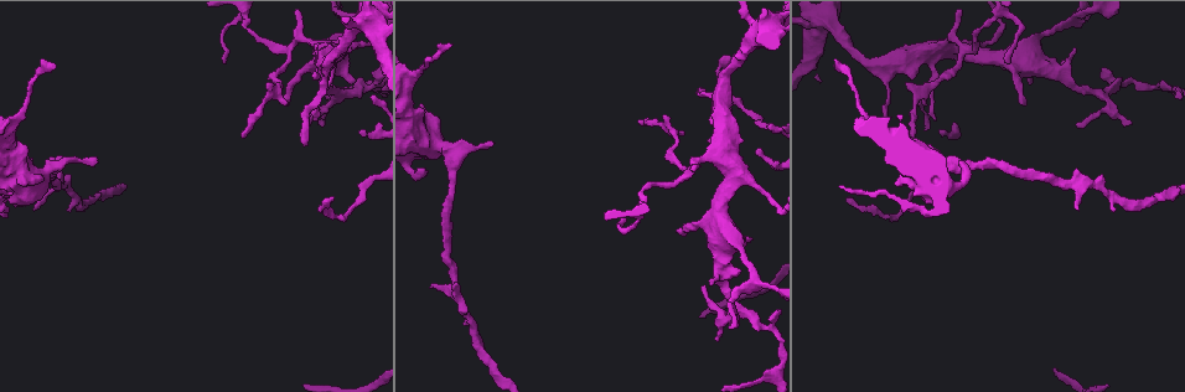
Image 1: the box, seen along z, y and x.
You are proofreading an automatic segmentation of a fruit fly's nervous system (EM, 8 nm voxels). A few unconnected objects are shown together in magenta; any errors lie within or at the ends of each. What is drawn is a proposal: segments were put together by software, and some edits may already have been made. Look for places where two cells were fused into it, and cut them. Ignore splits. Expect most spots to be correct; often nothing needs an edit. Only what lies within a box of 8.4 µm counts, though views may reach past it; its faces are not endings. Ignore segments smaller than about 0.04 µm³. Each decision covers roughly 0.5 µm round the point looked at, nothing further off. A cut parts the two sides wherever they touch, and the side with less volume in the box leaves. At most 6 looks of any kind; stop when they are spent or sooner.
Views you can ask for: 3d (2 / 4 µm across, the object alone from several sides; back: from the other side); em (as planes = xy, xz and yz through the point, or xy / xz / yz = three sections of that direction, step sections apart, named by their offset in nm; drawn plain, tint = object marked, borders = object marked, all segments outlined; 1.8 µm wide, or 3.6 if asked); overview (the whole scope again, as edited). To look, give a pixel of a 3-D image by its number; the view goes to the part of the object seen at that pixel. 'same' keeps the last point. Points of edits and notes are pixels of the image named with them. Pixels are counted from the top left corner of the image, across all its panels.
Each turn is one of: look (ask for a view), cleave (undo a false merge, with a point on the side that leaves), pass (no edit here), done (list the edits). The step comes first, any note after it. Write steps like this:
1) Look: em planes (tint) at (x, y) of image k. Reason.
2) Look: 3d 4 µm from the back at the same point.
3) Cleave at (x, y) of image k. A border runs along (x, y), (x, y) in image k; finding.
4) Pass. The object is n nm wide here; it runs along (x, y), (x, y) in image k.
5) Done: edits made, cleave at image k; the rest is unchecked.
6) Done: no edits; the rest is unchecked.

Look: em xz step 8 (tint) at (956, 52) of image 1. Sharp bend.

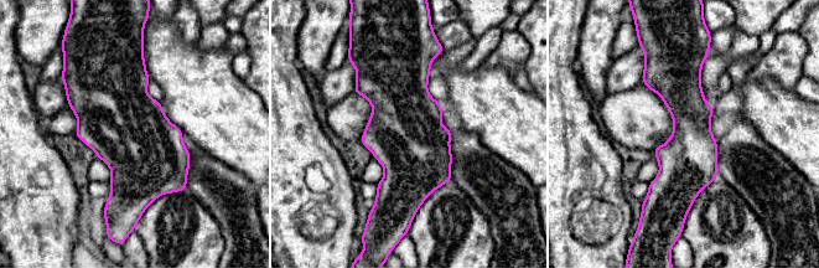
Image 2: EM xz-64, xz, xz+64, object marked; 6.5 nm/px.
Pass. One cell here.

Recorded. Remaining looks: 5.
Look: em planes (tint) at (1061, 76) of image 1.

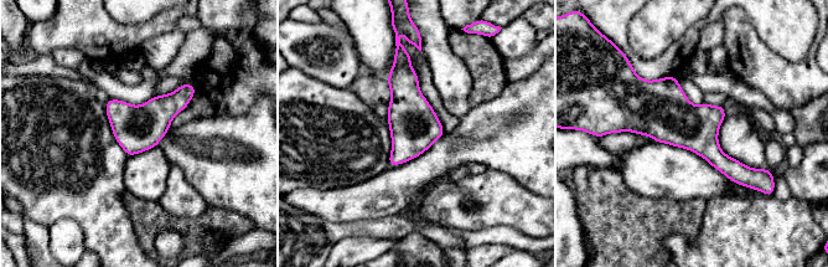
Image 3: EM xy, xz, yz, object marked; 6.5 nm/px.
Pass. The object is 300 nm wide here; one cell here.

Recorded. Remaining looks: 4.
Look: 3d 4 µm from the back at (437, 146) of image 1. Sudden change in width.

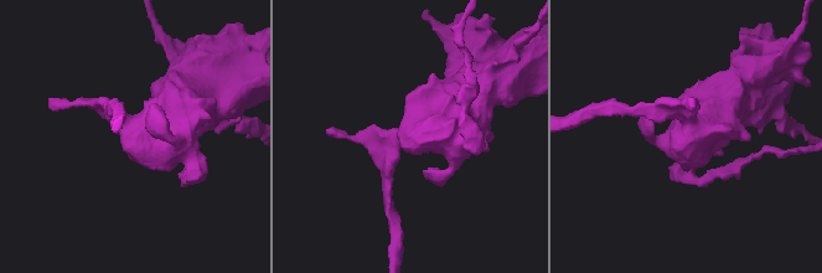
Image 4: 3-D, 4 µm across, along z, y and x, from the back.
Look: em planes (tint) at (132, 131) of image 4.

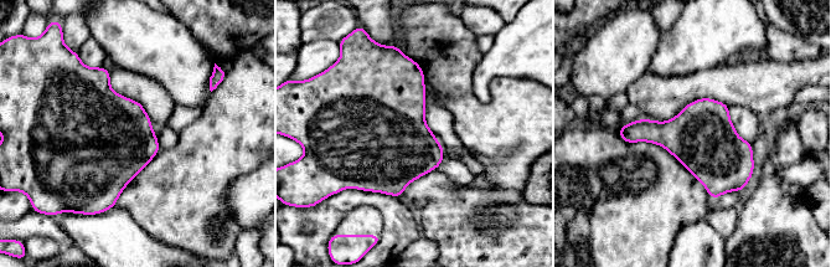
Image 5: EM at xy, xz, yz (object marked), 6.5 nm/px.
Pass. All the same cell.

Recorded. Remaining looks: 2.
Done: no edits; the rest is unchecked.

